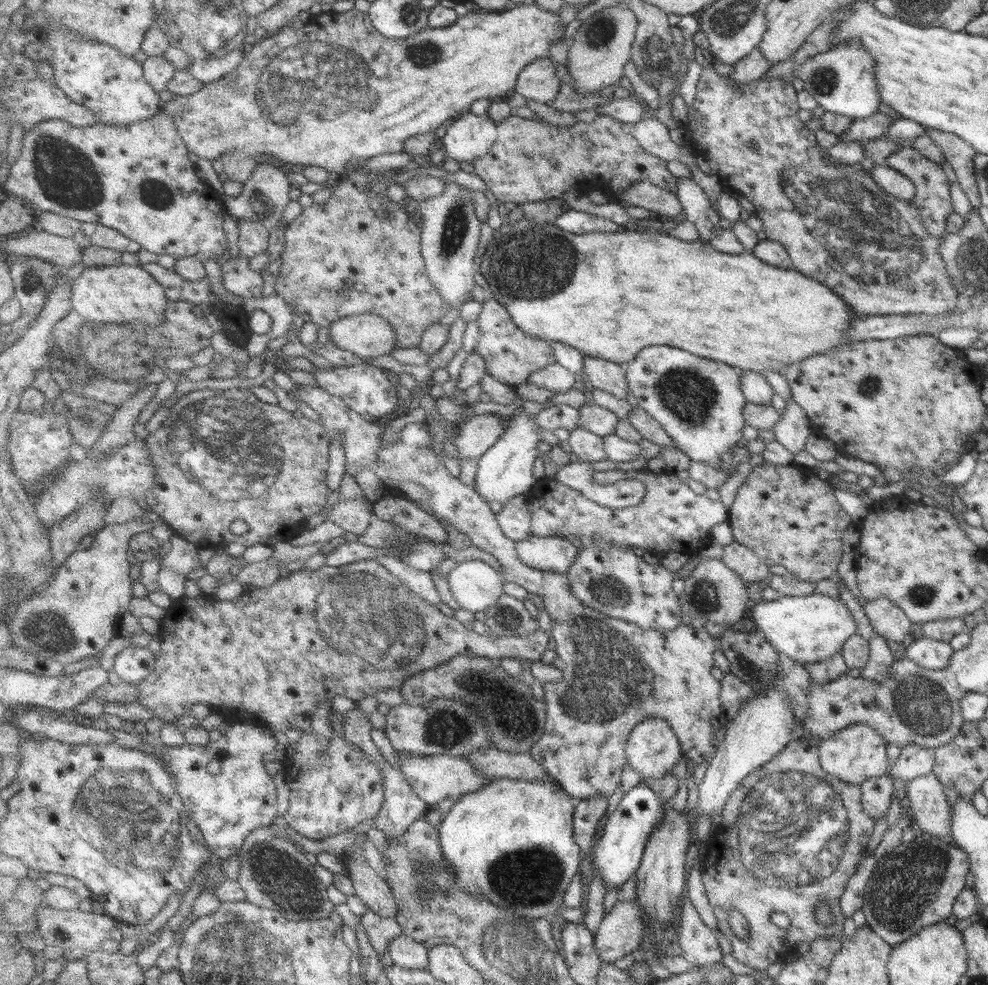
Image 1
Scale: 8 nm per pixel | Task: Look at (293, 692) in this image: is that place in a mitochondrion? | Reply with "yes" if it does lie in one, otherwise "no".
no

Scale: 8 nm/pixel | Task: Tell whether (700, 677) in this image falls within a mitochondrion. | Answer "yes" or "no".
no

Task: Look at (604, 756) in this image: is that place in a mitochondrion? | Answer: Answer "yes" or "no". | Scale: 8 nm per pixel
no

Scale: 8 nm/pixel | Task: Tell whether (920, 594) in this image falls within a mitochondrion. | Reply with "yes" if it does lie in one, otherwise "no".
yes

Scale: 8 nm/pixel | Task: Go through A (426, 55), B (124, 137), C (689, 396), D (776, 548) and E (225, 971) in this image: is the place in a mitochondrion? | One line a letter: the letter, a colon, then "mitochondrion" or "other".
A: mitochondrion
B: other
C: mitochondrion
D: other
E: mitochondrion

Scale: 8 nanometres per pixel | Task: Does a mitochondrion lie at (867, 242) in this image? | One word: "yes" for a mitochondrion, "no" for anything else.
yes

